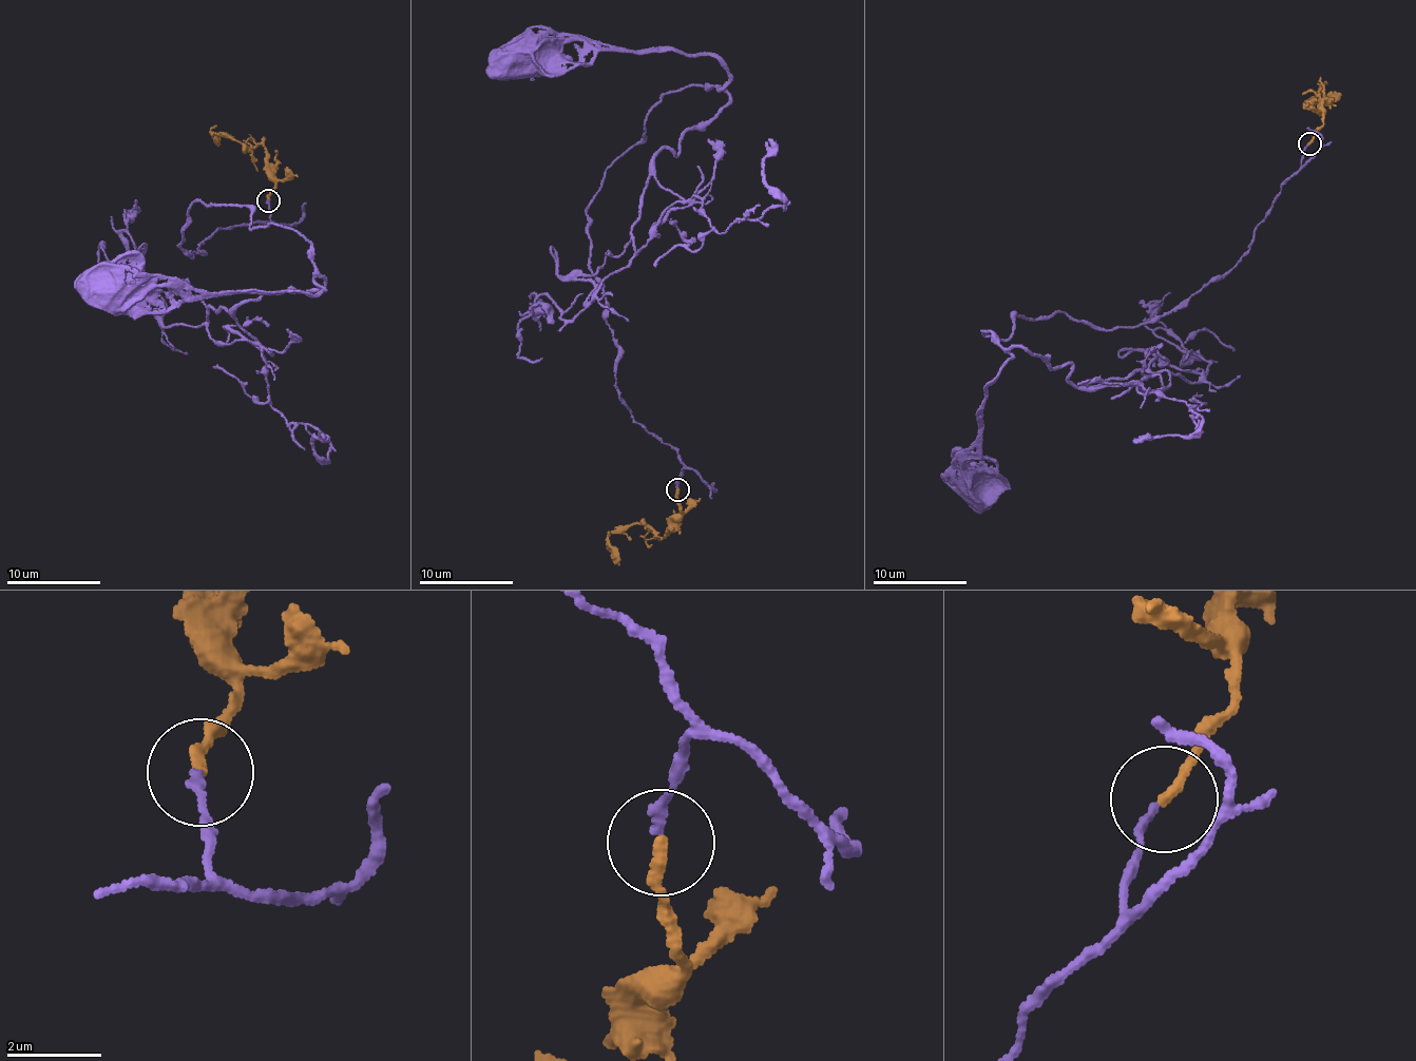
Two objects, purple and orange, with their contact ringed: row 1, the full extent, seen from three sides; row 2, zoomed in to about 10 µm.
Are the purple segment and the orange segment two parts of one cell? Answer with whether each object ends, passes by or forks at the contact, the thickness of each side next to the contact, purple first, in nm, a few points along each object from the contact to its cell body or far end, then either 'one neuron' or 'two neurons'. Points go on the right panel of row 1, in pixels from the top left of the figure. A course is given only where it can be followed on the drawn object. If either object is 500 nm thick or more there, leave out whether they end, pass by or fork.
purple ends there; orange ends there; 170 nm thick on the purple side, 220 nm on the other; purple runs (1307, 143), (1249, 251), (1168, 313), (986, 330), (1011, 355), (987, 385), (983, 486); orange runs (1309, 143), (1323, 116), (1324, 88), (1306, 102), (1333, 102), (1341, 93); one neuron

